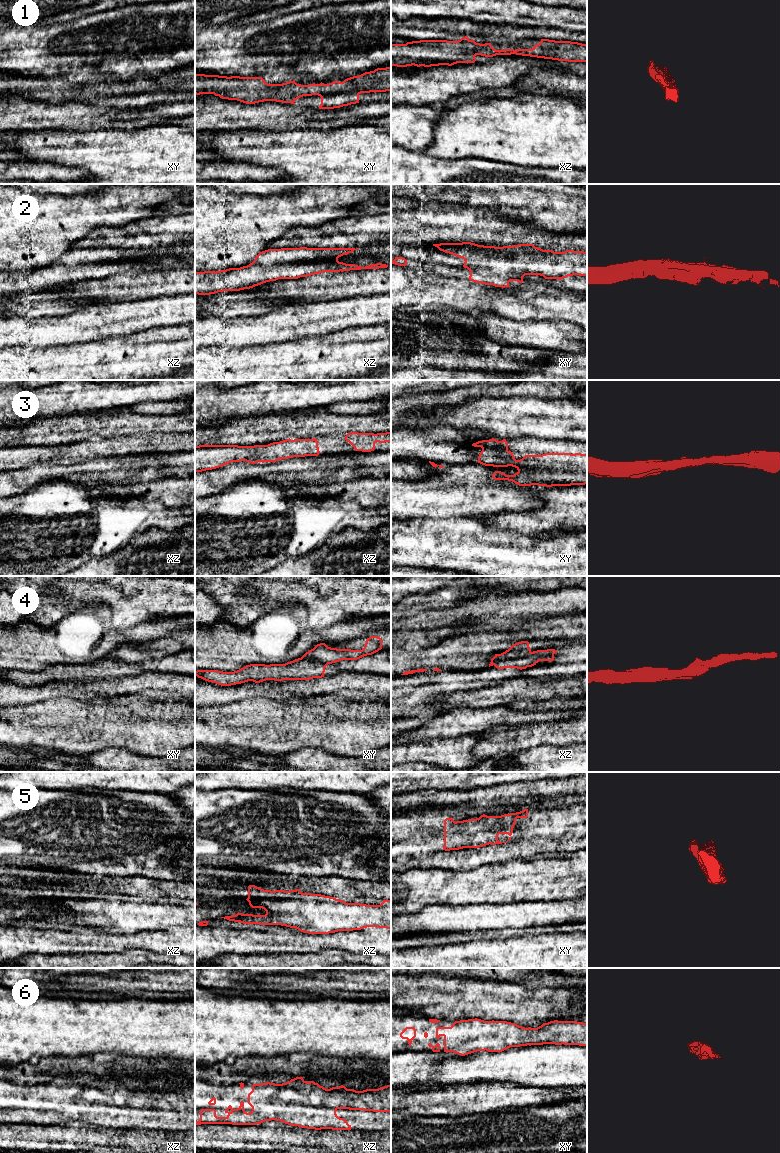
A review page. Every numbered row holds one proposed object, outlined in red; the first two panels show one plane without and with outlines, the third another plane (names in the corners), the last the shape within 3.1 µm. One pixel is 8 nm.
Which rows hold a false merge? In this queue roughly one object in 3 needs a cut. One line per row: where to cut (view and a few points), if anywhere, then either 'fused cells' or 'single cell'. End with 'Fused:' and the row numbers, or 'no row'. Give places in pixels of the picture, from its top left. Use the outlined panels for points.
1: no cut; single cell
2: no cut; single cell
3: no cut; single cell
4: no cut; single cell
5: cut in xz along (300, 891), (292, 895), (265, 895), (261, 891), (248, 895); fused cells
6: no cut; single cell
Fused: 5

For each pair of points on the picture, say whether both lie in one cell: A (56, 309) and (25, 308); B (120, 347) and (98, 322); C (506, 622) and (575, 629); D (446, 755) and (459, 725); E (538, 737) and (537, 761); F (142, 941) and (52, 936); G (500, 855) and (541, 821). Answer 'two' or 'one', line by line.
A: one
B: two
C: two
D: two
E: two
F: one
G: one

